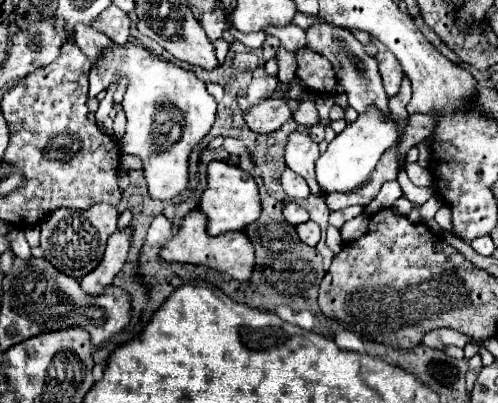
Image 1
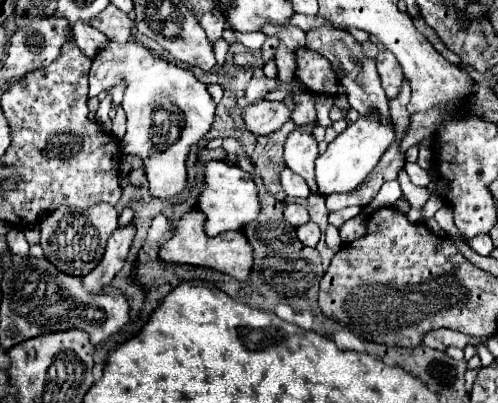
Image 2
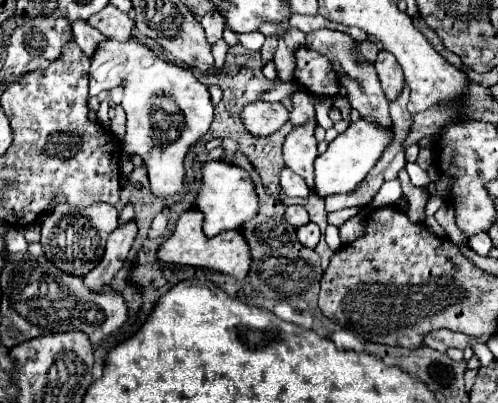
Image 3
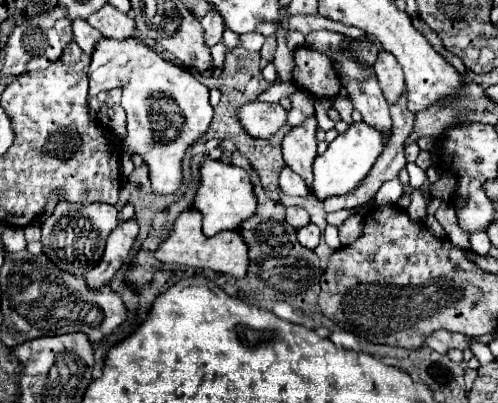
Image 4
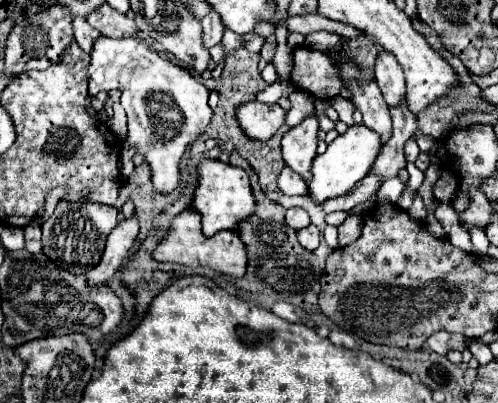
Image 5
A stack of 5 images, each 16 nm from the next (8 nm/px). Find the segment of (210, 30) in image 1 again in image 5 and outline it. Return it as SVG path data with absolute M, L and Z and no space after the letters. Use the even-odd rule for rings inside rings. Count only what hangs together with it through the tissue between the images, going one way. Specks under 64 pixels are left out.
M210 10L208 16L202 20L202 40L204 40L204 46L210 50L212 46L220 44L222 32L224 32L224 26L222 26L220 16L214 10Z

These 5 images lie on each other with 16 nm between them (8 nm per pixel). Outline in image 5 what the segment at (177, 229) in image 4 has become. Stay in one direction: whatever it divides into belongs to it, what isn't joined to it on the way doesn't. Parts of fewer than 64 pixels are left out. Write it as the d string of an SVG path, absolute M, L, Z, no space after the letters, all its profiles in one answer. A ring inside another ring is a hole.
M192 208L182 210L172 220L168 234L154 248L152 256L156 262L176 262L176 264L184 264L184 266L206 266L206 268L212 268L216 272L236 276L236 278L242 278L244 270L246 270L246 246L242 244L238 234L224 230L224 232L214 234L212 238L206 238L200 230L200 214Z

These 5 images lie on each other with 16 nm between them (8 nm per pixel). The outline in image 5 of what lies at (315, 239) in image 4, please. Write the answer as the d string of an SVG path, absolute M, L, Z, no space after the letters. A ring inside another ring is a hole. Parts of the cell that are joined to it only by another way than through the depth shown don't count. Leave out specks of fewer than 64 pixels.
M310 224L308 228L300 230L300 232L298 232L298 242L300 242L306 250L314 252L314 250L318 248L318 244L320 244L320 234L318 234L318 228L316 228L314 224Z

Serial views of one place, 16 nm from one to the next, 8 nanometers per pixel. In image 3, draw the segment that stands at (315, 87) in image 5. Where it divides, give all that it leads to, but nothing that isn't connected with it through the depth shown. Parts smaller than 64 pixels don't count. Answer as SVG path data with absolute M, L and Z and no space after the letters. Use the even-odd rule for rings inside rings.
M298 48L294 52L296 56L296 70L294 80L306 88L314 96L336 96L340 90L338 76L330 64L330 60L316 50L310 48Z

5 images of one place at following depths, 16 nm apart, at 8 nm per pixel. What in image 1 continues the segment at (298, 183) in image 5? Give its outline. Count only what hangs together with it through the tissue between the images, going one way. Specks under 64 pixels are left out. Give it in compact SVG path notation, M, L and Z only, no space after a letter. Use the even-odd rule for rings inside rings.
M286 168L282 172L282 178L280 178L280 184L284 188L284 192L290 196L290 198L306 198L310 194L310 188L306 184L306 180L302 176L298 176L296 172L292 172L290 168Z

